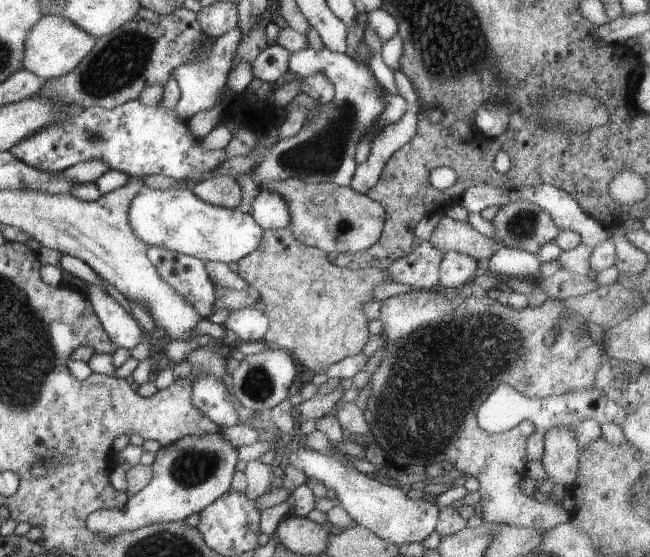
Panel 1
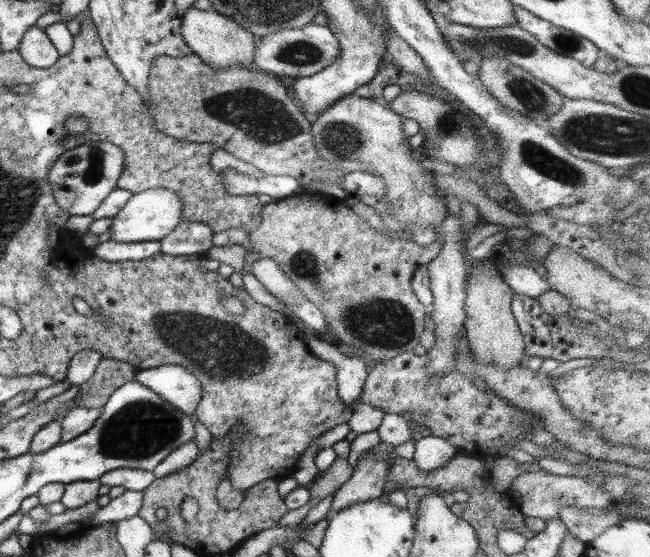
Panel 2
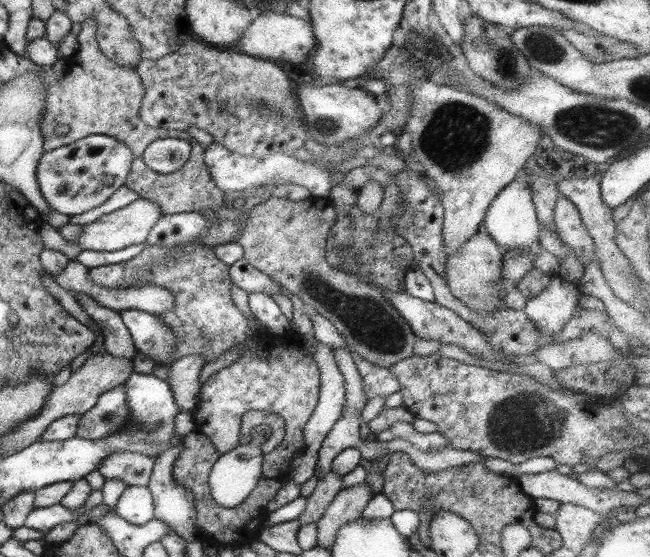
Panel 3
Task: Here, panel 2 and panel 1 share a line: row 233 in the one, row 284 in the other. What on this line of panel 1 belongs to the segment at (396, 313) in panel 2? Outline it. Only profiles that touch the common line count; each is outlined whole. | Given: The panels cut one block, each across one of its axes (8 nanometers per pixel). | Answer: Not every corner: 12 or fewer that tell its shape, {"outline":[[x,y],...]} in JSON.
{"outline":[[289,226],[236,264],[262,341],[323,373],[361,352],[386,269],[333,266]]}

